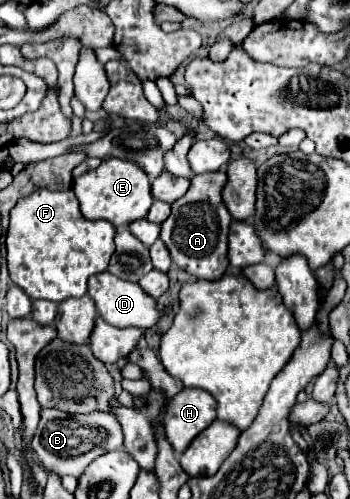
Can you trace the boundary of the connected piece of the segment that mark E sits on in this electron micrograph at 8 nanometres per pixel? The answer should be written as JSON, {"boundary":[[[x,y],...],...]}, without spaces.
{"boundary":[[[117,158],[103,160],[99,168],[85,172],[79,178],[75,178],[73,180],[73,192],[79,200],[81,214],[87,220],[107,220],[115,228],[127,226],[135,220],[141,220],[143,216],[147,216],[147,212],[153,204],[151,182],[149,182],[147,174],[137,164],[117,160]]]}

